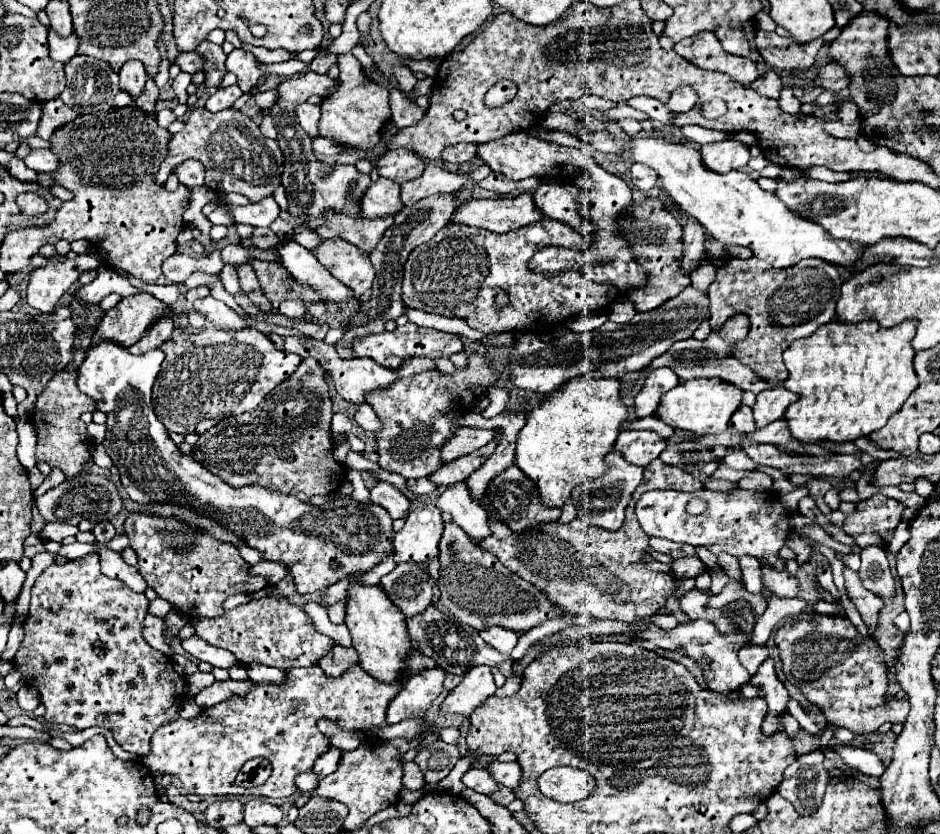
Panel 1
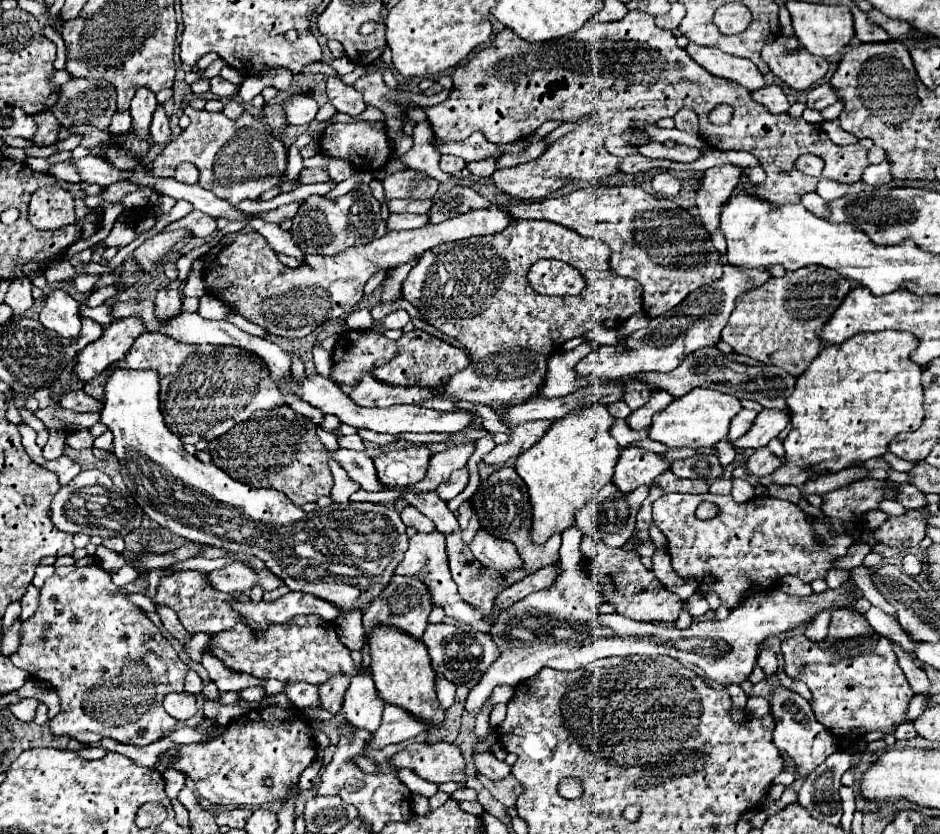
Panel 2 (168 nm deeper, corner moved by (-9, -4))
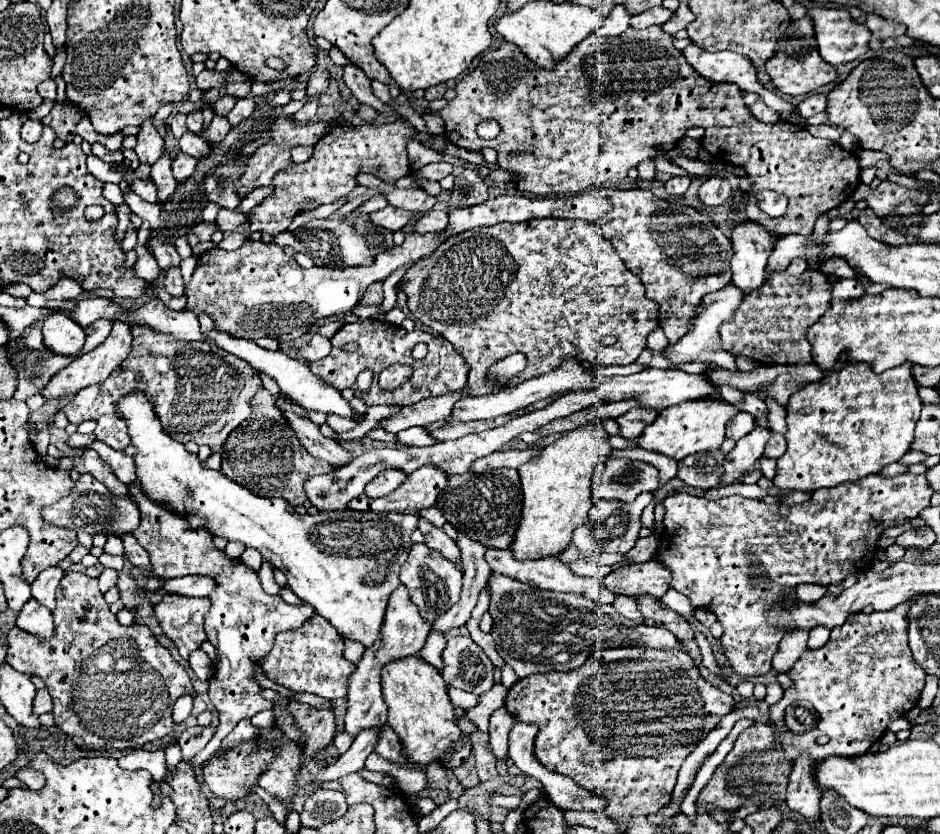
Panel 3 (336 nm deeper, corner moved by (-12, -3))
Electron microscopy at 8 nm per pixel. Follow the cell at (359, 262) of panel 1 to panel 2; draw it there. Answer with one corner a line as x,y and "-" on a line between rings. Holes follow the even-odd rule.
359,309
354,311
351,315
349,315
346,319
347,327
349,329
366,329
372,326
372,316
370,316
369,309

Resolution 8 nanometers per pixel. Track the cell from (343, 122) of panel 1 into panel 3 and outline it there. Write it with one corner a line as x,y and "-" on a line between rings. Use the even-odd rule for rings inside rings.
401,121
385,123
385,125
333,127
323,139
317,141
315,153
309,161
283,169
279,171
279,175
275,175
273,179
275,193
249,213
249,223
251,223
249,229
263,231
269,235
277,235
285,231
291,219
299,213
303,201
315,199
321,205
345,197
355,187
357,173
371,173
381,177
383,181
395,183
395,179
405,177
409,171
405,143
407,139
411,139
411,135
413,129

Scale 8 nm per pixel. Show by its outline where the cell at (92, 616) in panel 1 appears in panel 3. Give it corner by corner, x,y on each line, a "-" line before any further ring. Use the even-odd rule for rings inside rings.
67,571
59,583
55,603
55,635
51,639
41,639
19,627
13,627
7,635
7,663
21,673
41,677
49,685
55,725
81,749
141,749
145,743
169,735
175,725
171,719
173,703
177,697
193,691
185,667
171,657
169,649
159,645
147,625
121,625
109,611
109,605
97,587
97,579
87,577
85,573

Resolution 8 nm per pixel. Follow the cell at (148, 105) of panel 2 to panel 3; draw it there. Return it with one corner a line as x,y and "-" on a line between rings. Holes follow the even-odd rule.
149,117
145,123
141,123
139,133
137,133
135,153
141,163
149,163
149,165
153,165
153,161
159,157
159,153
163,153
163,139
153,125
153,117

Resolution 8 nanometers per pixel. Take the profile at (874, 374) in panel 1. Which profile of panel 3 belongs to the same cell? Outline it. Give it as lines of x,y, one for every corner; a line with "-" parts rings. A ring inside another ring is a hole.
843,353
841,355
841,369
839,371
825,371
825,377
821,381
815,381
811,385
803,385
803,389
799,389
797,393
791,395
789,403
787,403
787,451
783,457
777,459
777,475
773,479
773,483
781,489
797,489
797,491
815,491
815,489
821,489
821,487
835,487
839,483
845,483
845,481
857,481
865,475
871,475
871,473
879,473
881,467
893,463
893,461
899,461
907,451
909,451
909,445
913,441
913,431
915,431
915,425
919,421
919,411
921,411
921,399
919,399
919,393
917,393
917,383
911,375
911,363
903,363
899,367
893,367
881,375
877,375
869,363
855,363
849,359
849,353

